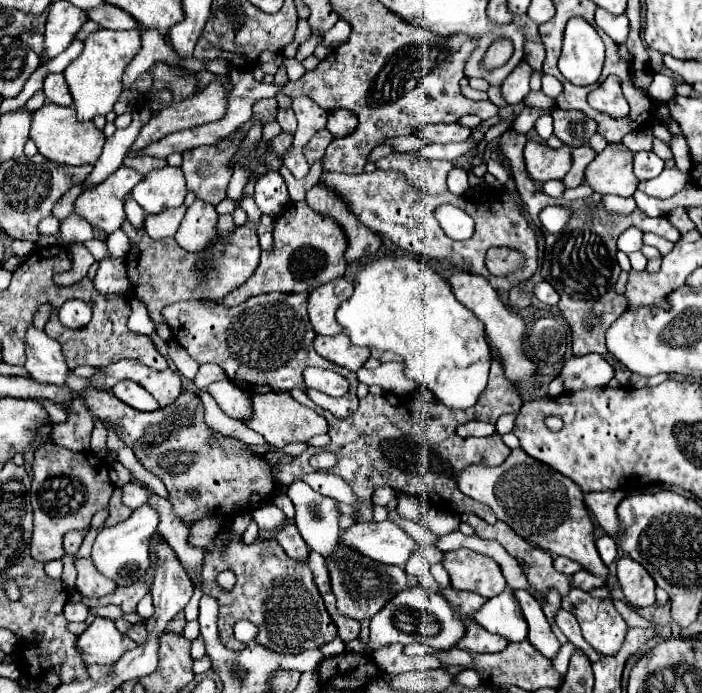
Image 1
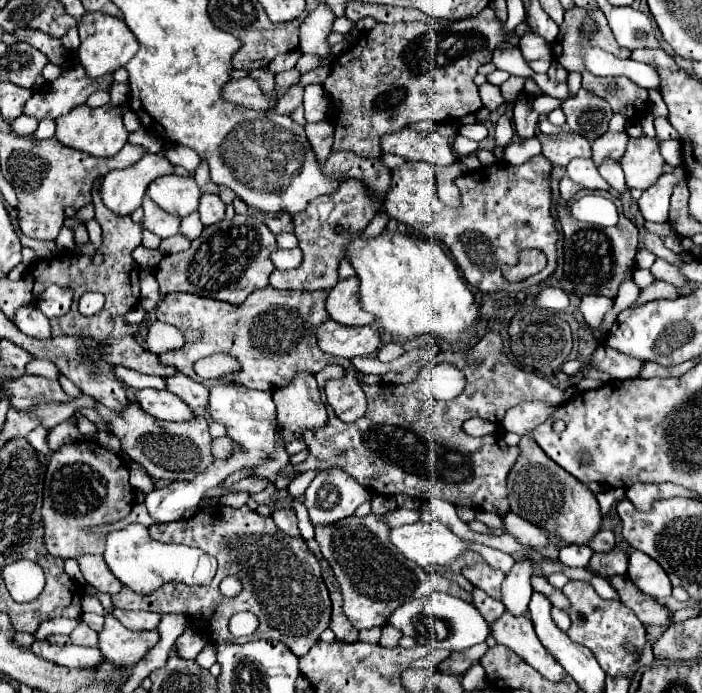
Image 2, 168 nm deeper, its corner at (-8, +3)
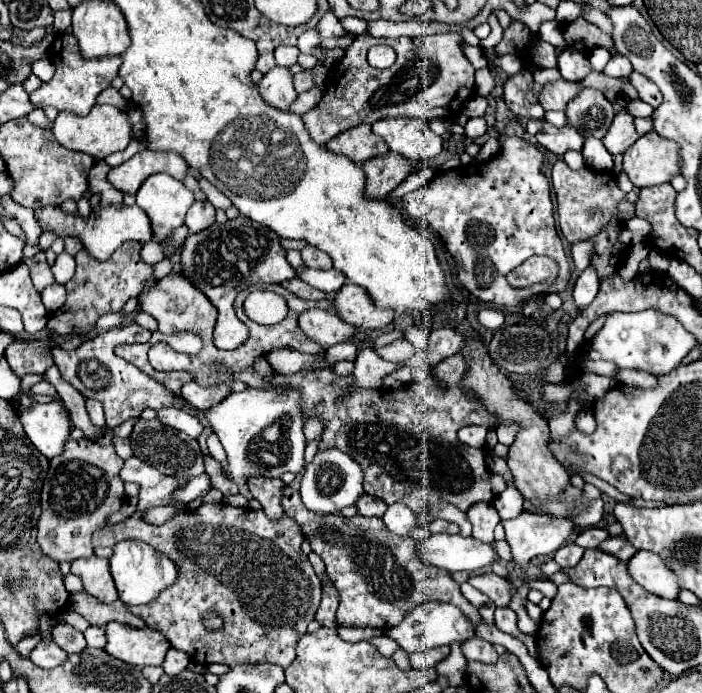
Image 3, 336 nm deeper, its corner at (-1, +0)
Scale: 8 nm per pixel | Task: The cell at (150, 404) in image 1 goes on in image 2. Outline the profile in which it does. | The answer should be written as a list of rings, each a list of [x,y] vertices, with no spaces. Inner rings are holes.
[[[142,388],[142,390],[136,390],[136,400],[148,414],[160,420],[182,422],[182,420],[192,418],[192,410],[176,394],[168,390]]]

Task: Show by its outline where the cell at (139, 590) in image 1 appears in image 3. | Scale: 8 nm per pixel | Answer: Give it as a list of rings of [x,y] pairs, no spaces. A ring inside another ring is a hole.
[[[135,456],[125,461],[121,469],[121,479],[123,482],[137,483],[141,487],[137,511],[123,523],[97,529],[97,533],[93,533],[95,553],[113,553],[113,547],[117,543],[139,537],[141,541],[147,541],[155,551],[167,553],[167,557],[179,567],[177,581],[169,589],[159,593],[159,597],[151,603],[129,607],[129,611],[143,617],[147,627],[157,629],[171,643],[173,649],[185,651],[193,663],[225,663],[229,667],[243,663],[275,663],[281,667],[289,667],[295,659],[295,645],[299,637],[305,635],[307,625],[315,617],[321,601],[321,583],[309,559],[301,551],[303,533],[295,519],[291,519],[289,515],[283,515],[281,519],[269,519],[263,509],[253,511],[231,507],[225,503],[203,503],[195,511],[187,511],[185,505],[175,505],[179,511],[167,523],[151,525],[143,519],[143,513],[149,507],[169,505],[175,489],[185,485],[185,481],[179,481],[177,477],[167,477],[159,473],[153,465]],[[207,609],[215,609],[217,613],[221,613],[225,621],[221,631],[207,633],[201,625],[201,617]]]

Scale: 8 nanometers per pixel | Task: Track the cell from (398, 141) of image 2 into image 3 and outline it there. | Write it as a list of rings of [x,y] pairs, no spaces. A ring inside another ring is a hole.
[[[387,117],[373,123],[373,133],[383,137],[391,151],[411,161],[431,159],[443,149],[443,139],[421,117]]]

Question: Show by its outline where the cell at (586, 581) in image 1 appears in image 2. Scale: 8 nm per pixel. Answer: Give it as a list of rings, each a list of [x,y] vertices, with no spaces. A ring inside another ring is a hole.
[[[614,548],[614,550],[608,552],[608,554],[594,552],[588,568],[590,568],[596,576],[602,576],[602,578],[622,576],[622,574],[626,574],[626,568],[628,568],[628,556],[626,556],[624,552],[620,552],[618,548]]]

